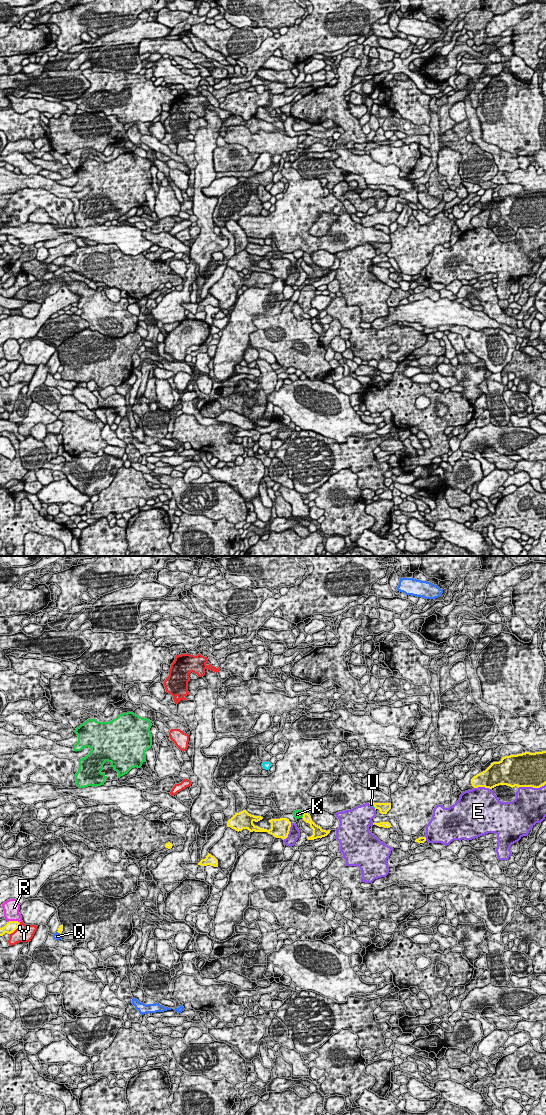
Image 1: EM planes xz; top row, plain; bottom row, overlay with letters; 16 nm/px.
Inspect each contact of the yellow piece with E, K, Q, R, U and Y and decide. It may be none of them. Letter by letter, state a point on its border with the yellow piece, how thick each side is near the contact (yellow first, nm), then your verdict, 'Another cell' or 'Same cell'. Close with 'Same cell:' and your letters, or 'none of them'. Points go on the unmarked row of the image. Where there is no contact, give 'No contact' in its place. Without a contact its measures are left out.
E: Touches yellow at xz (531, 226). Thickness 500 nm (yellow) against 460 nm. Another cell
K: Touches yellow at xz (303, 255). Thickness 130 nm (yellow) against 130 nm. Another cell
Q: Touches yellow at xz (59, 372). Thickness 90 nm (yellow) against 120 nm. Another cell
R: Touches yellow at xz (13, 361). Thickness 180 nm (yellow) against 280 nm. Another cell
U: Touches yellow at xz (373, 244). Thickness 160 nm (yellow) against 50 nm. Another cell
Y: Touches yellow at xz (16, 368). Thickness 180 nm (yellow) against 280 nm. Another cell
Same cell: none of them

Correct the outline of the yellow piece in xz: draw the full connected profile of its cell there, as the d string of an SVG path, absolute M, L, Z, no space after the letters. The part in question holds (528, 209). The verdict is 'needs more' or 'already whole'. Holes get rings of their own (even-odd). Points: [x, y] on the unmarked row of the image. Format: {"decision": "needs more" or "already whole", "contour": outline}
{"decision": "already whole", "contour": "M546 191L525 192L517 195L502 197L499 202L493 202L483 212L477 214L471 219L474 228L485 227L492 229L499 225L510 227L533 227L540 228L546 224Z"}

